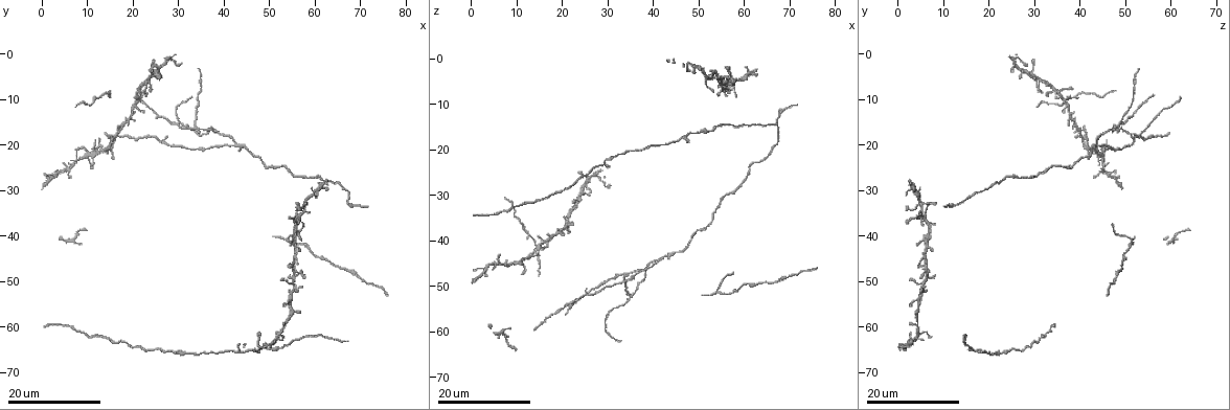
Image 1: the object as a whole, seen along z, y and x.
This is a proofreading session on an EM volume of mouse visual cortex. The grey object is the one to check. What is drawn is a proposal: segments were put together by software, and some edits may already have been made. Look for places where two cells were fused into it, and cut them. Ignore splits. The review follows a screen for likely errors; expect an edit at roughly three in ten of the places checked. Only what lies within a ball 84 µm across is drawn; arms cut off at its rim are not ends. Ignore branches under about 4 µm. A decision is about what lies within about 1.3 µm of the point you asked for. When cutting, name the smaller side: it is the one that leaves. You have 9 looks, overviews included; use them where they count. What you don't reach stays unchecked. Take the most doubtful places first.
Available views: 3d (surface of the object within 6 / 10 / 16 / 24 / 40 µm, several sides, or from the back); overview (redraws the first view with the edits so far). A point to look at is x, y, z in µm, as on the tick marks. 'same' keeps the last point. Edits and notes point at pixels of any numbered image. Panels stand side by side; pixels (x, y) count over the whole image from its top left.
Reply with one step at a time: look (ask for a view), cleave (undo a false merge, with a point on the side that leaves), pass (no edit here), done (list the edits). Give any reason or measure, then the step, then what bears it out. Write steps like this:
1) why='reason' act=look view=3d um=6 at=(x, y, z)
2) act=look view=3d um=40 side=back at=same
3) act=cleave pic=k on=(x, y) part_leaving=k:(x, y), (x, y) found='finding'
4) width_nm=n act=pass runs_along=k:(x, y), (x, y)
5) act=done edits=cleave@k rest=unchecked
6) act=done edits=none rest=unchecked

why='small branch off a trunk' act=look view=3d um=16 at=(58.0, 33.5, 4.5)

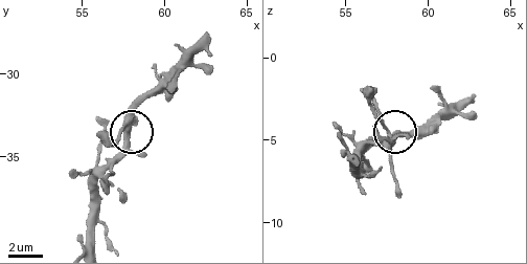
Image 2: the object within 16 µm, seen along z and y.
act=look view=3d um=6 at=(57.7, 33.2, 4.9)

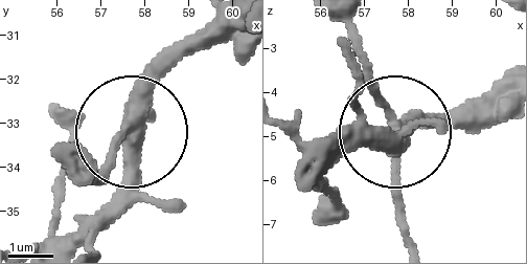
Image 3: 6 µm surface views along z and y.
arms=4 act=pass found='one cell here'

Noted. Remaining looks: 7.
why='three-way junction' act=look view=3d um=24 at=(42.0, 20.0, 43.5)

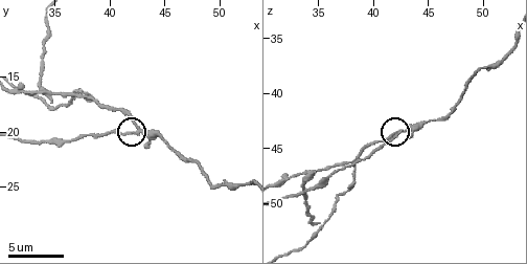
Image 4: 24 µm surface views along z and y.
act=look view=3d um=6 at=(42.6, 20.0, 43.6)

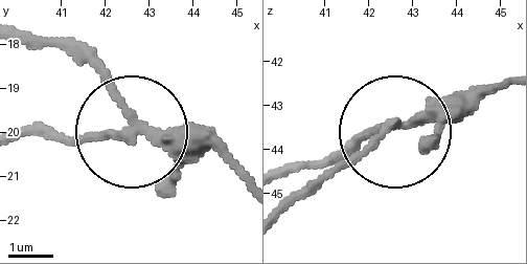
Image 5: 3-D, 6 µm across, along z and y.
arms=3 act=cleave pic=5 on=(85, 138) part_leaving=5:(123, 136), (25, 136) found='two cells meet here'

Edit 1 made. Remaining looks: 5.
why='redraw' act=look view=overview

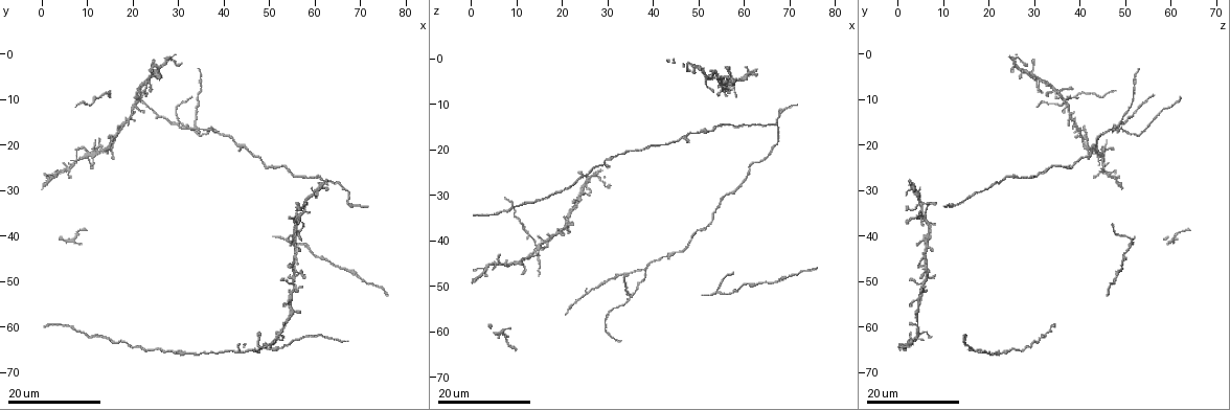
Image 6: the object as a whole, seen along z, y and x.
why='three-way junction' act=look view=3d um=16 at=(38.0, 17.0, 46.0)

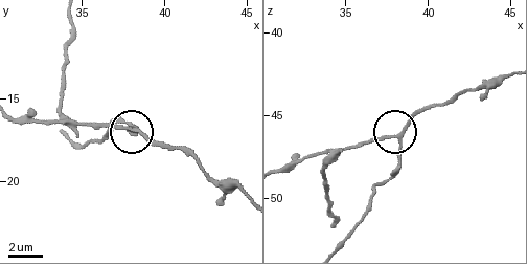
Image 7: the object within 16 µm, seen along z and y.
act=look view=3d um=6 at=(37.9, 16.9, 46.4)

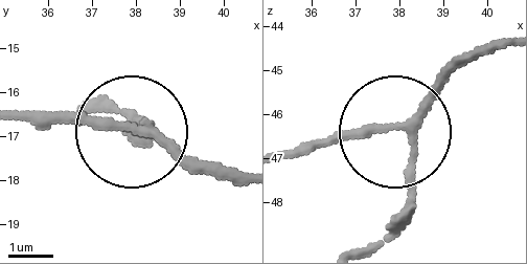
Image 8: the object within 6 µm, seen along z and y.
act=pass runs_along=8:(507, 39), (462, 61), (406, 117), (417, 196), (406, 226) found='continuous, no second cell'

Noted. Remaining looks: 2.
act=look view=3d um=16 at=(10.5, 22.0, 44.5)

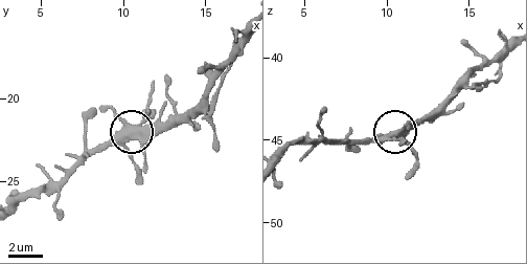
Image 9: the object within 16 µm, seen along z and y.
act=look view=3d um=10 at=(10.8, 21.8, 44.8)

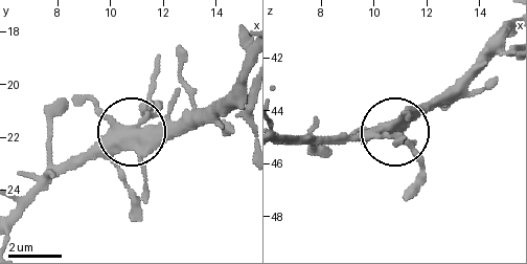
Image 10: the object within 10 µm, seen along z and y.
arms=5 act=pass found='one cell here'

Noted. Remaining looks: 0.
act=done edits=cleave@5 rest=unchecked

